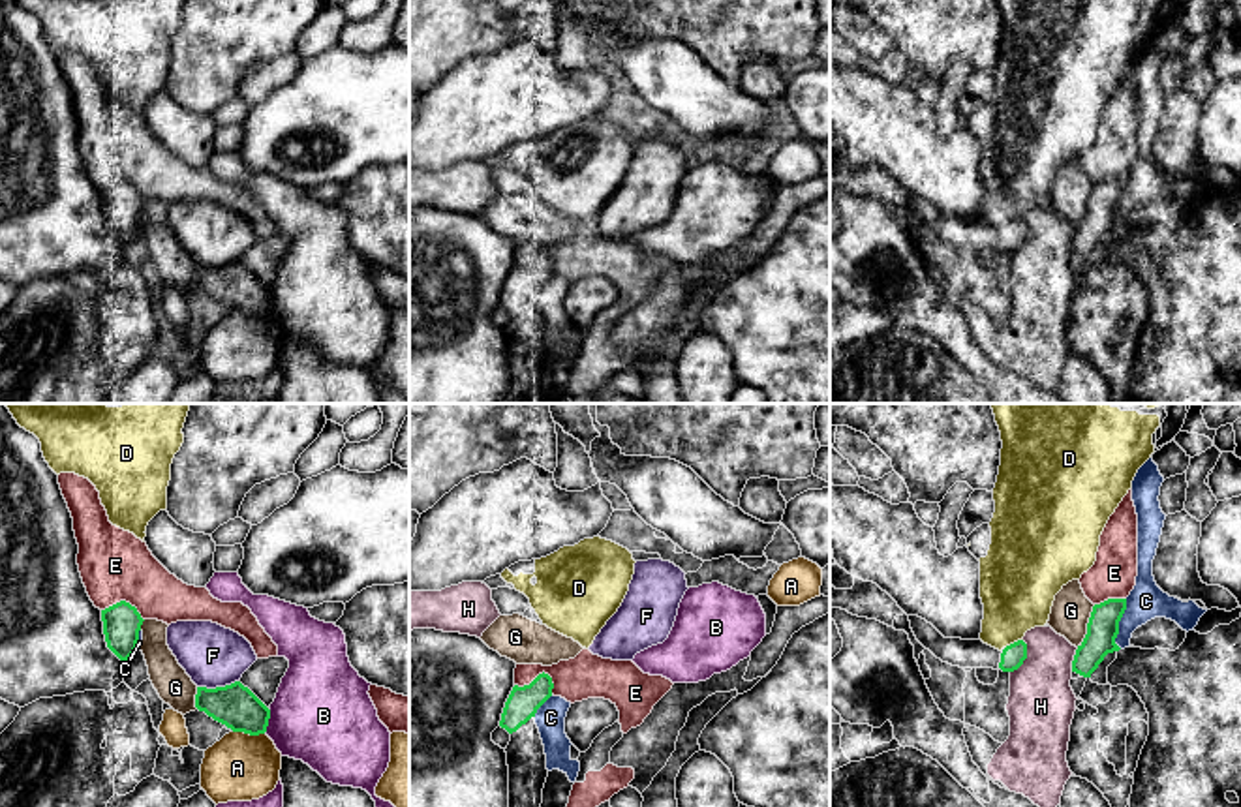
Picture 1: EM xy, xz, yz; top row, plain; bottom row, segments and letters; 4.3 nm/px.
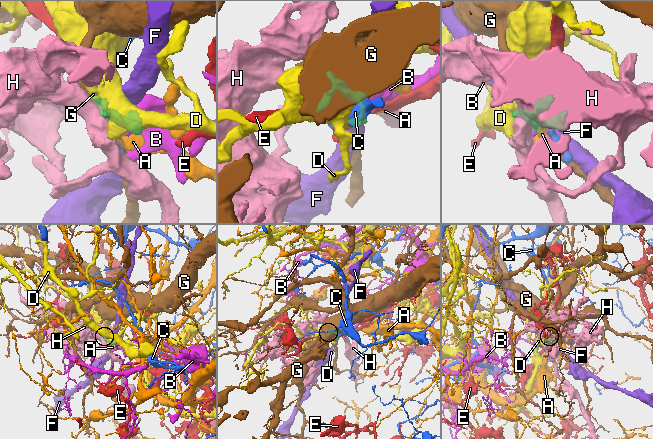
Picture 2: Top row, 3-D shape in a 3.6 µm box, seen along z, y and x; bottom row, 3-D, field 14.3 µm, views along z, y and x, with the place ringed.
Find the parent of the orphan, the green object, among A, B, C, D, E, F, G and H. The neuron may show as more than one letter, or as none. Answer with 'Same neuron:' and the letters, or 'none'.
Same neuron: none

